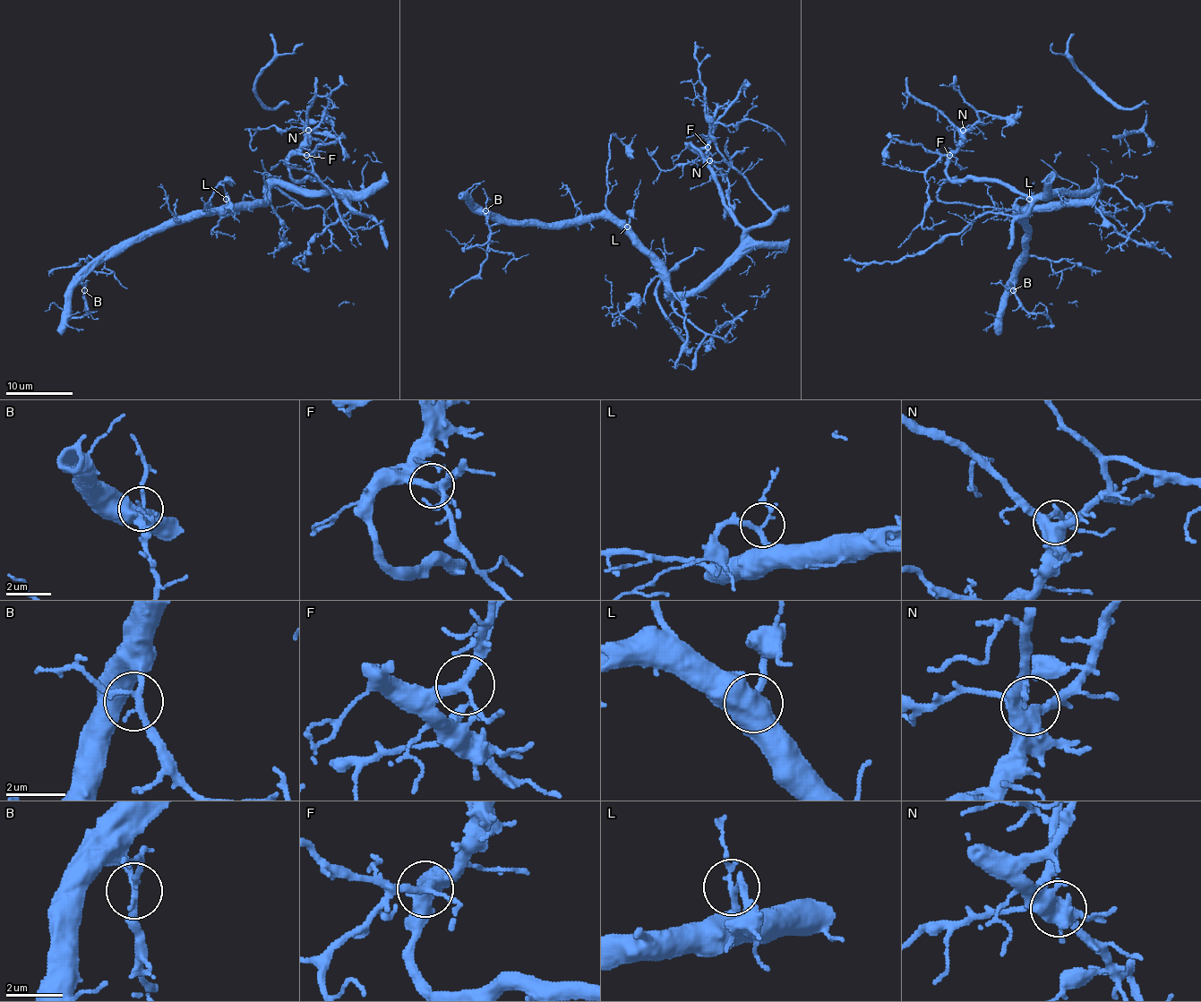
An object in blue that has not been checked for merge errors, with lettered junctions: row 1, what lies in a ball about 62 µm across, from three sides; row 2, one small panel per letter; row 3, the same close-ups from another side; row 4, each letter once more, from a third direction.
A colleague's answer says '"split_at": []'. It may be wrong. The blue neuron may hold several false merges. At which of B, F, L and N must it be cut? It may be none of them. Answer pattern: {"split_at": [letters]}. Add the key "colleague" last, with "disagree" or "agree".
{"split_at": [], "colleague": "agree"}

